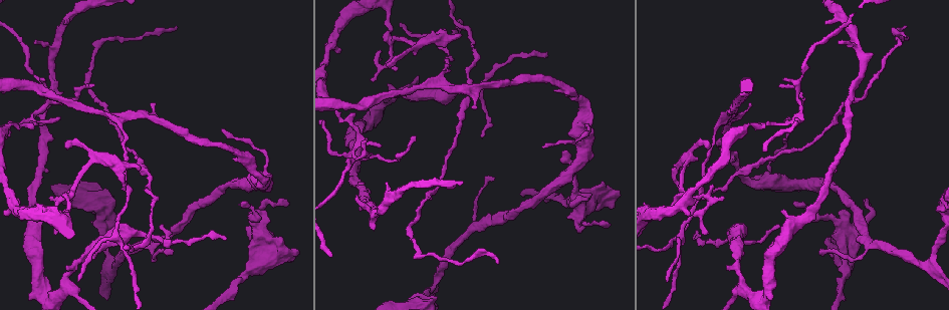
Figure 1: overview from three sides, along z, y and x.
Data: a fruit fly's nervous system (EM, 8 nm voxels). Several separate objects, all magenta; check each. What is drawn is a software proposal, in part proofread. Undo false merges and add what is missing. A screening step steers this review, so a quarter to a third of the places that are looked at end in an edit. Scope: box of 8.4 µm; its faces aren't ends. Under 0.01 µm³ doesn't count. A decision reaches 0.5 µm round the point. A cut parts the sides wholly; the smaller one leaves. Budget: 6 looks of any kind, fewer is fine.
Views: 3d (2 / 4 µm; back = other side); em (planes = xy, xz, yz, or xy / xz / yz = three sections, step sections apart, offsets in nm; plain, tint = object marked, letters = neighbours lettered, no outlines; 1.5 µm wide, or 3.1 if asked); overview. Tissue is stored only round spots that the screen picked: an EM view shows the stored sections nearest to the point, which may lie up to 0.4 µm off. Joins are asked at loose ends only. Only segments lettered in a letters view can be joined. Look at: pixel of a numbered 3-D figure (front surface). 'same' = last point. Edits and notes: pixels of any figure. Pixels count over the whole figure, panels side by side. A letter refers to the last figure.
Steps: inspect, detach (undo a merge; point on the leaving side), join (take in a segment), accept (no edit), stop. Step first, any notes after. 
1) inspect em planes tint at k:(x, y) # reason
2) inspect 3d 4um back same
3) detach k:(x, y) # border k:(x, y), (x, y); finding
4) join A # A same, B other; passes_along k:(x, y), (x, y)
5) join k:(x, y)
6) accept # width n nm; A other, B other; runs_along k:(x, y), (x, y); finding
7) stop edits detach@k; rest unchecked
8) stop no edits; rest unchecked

inspect em planes letters at 1:(28, 121) # a fork

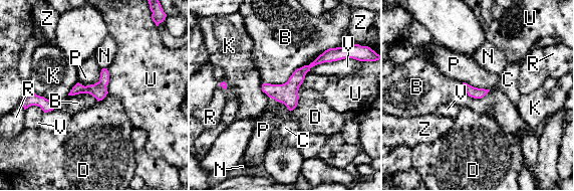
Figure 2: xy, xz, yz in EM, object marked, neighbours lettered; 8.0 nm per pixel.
accept # width 90 nm; longest_contact B 650 nm; B other, C other, D other, K other, N other, P other, R other, U other, V other, Z other; one neuron here

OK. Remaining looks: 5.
inspect em planes letters at 1:(244, 276) # thick turns thin

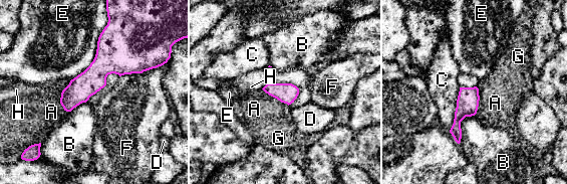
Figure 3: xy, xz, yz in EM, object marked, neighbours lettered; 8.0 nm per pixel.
accept # width 160 nm; A other, B other, C other, D other, E other, F other, G other, H other; border 3:(70, 81), (60, 98), (66, 112); all the same neuron

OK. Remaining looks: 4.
inspect em planes letters at 1:(401, 25) # branch stops here

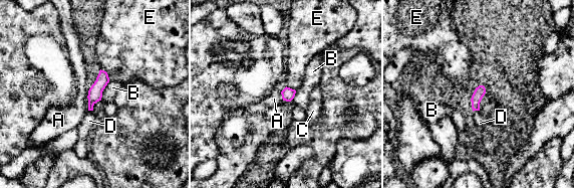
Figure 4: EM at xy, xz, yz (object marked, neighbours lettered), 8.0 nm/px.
join D # A other, B other, C other, D same, E other; passes_along 4:(480, 91), (476, 110), (480, 123); the neuron continues

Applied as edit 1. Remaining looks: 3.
stop edits join@4; rest unchecked

